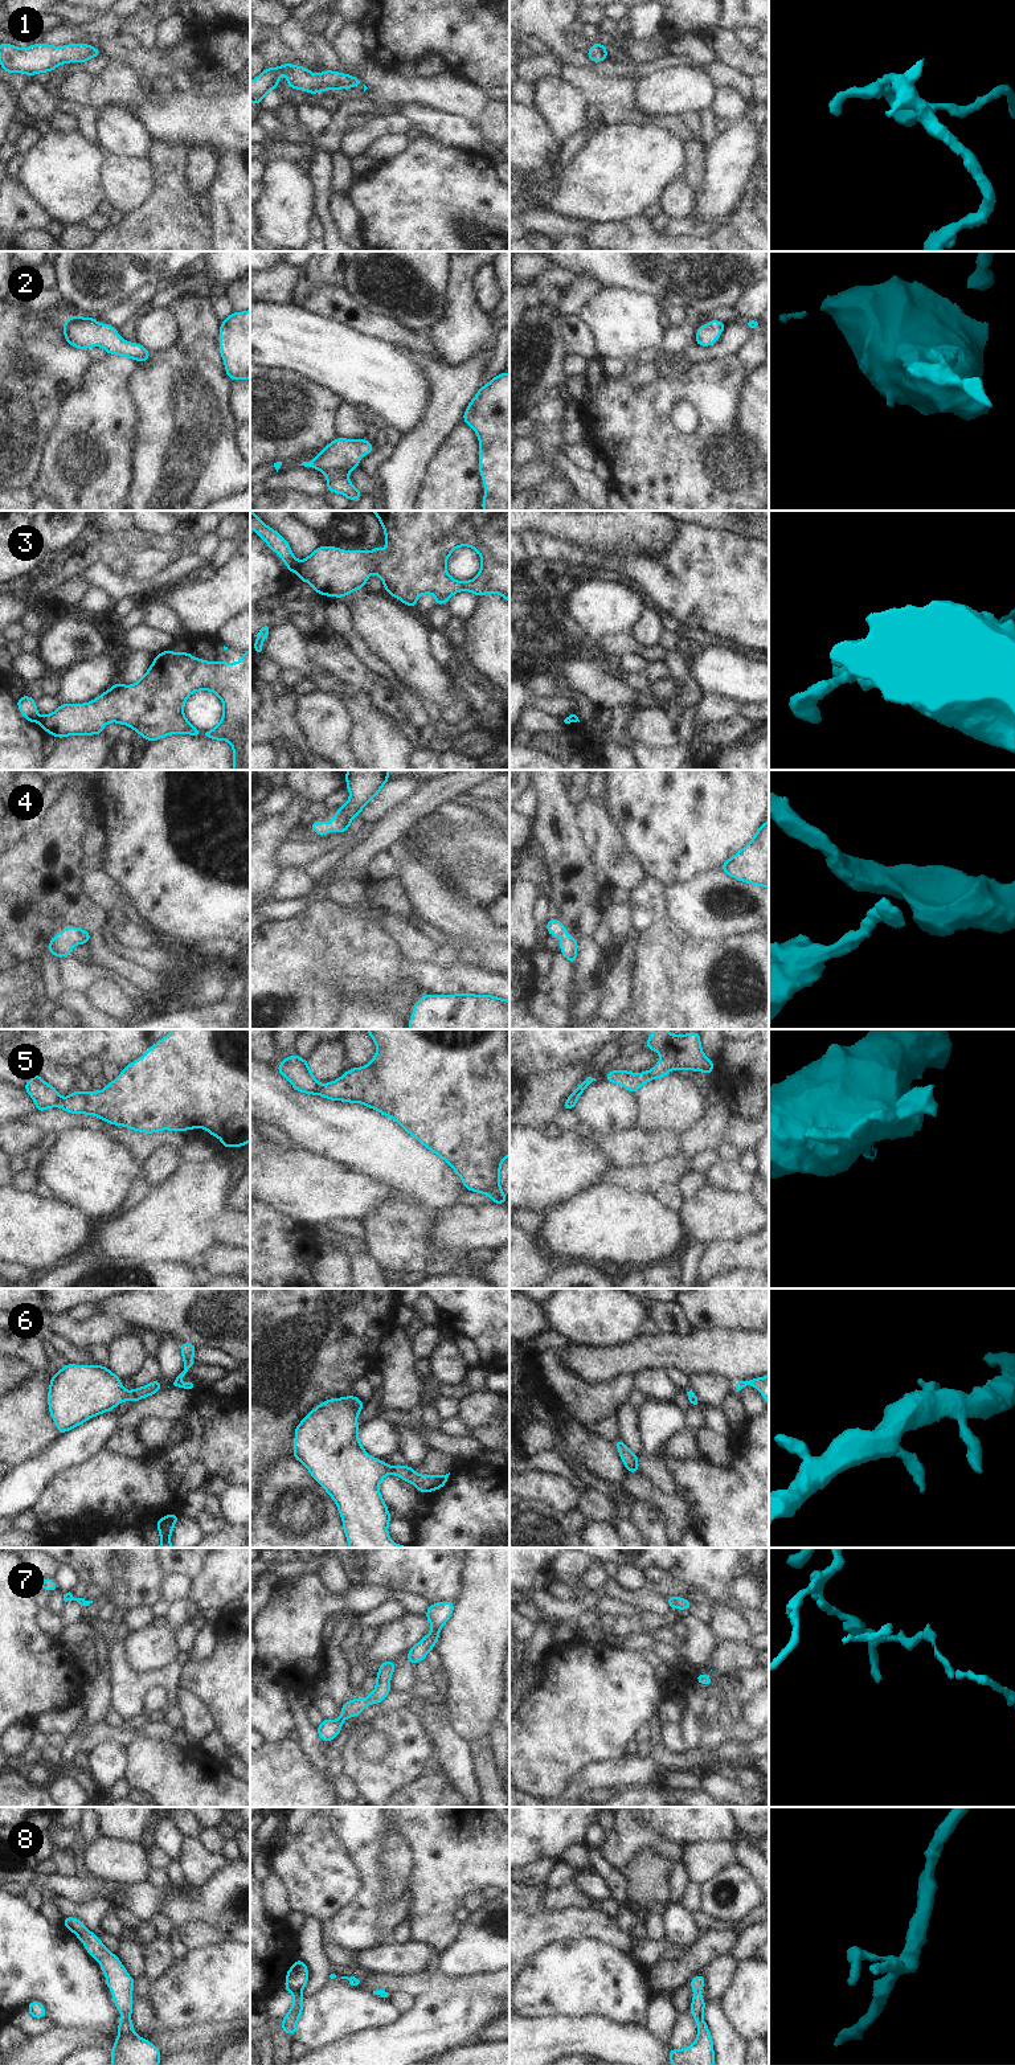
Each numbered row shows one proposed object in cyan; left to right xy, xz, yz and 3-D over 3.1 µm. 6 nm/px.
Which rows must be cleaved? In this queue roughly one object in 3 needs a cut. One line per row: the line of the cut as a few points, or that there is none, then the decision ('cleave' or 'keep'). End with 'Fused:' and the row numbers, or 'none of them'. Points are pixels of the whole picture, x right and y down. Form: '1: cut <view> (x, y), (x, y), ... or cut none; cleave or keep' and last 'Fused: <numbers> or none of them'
1: cut none; keep
2: cut none; keep
3: cut xz (299, 562), (295, 572); cleave
4: cut none; keep
5: cut xz (320, 1085), (318, 1093); cleave
6: cut none; keep
7: cut none; keep
8: cut none; keep
Fused: 3, 5

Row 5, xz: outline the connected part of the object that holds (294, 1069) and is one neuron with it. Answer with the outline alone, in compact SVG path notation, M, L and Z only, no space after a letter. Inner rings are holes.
M292 1054L285 1058L277 1070L292 1083L292 1087L299 1093L319 1094L320 1083L312 1075L308 1061L300 1058L298 1054Z

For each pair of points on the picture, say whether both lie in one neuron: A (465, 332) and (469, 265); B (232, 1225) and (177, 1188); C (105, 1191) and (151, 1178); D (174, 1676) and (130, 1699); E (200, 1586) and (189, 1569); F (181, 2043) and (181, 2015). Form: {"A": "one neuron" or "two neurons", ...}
{"A": "one neuron", "B": "two neurons", "C": "two neurons", "D": "one neuron", "E": "two neurons", "F": "two neurons"}

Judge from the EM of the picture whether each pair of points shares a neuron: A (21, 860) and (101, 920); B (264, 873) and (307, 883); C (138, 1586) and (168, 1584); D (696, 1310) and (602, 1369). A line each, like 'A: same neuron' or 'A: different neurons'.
A: same neuron
B: different neurons
C: different neurons
D: different neurons

